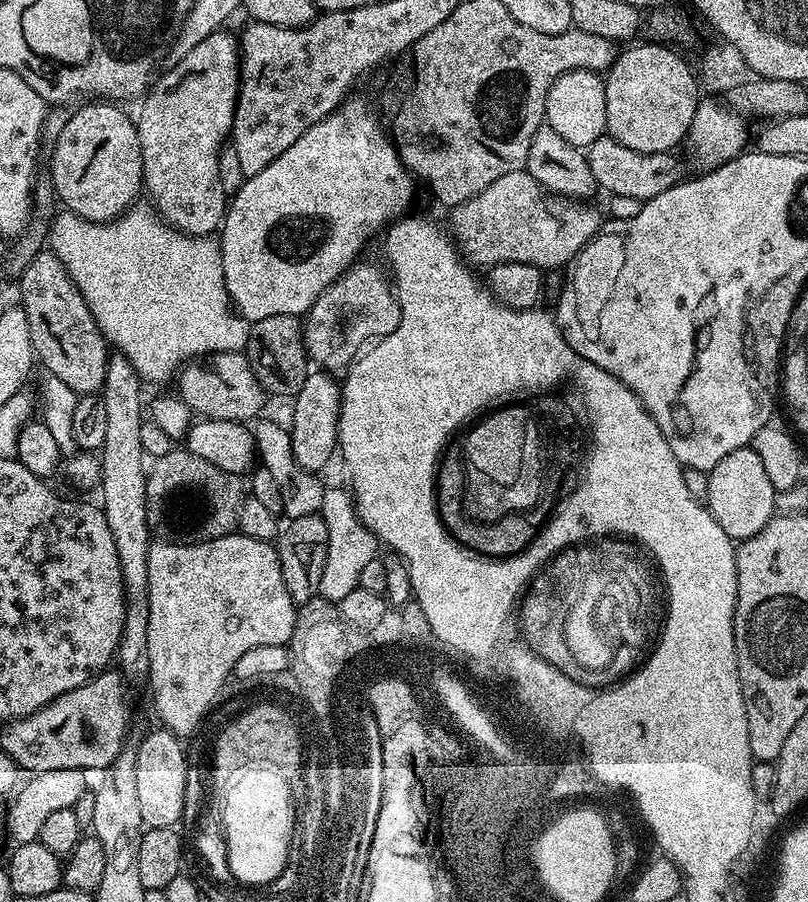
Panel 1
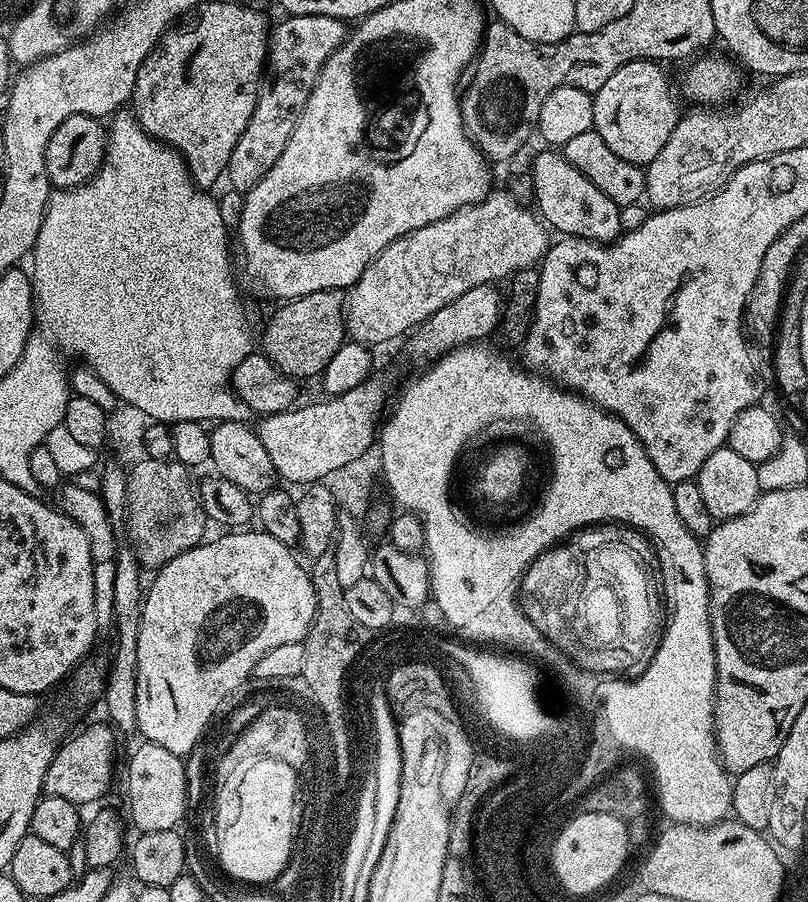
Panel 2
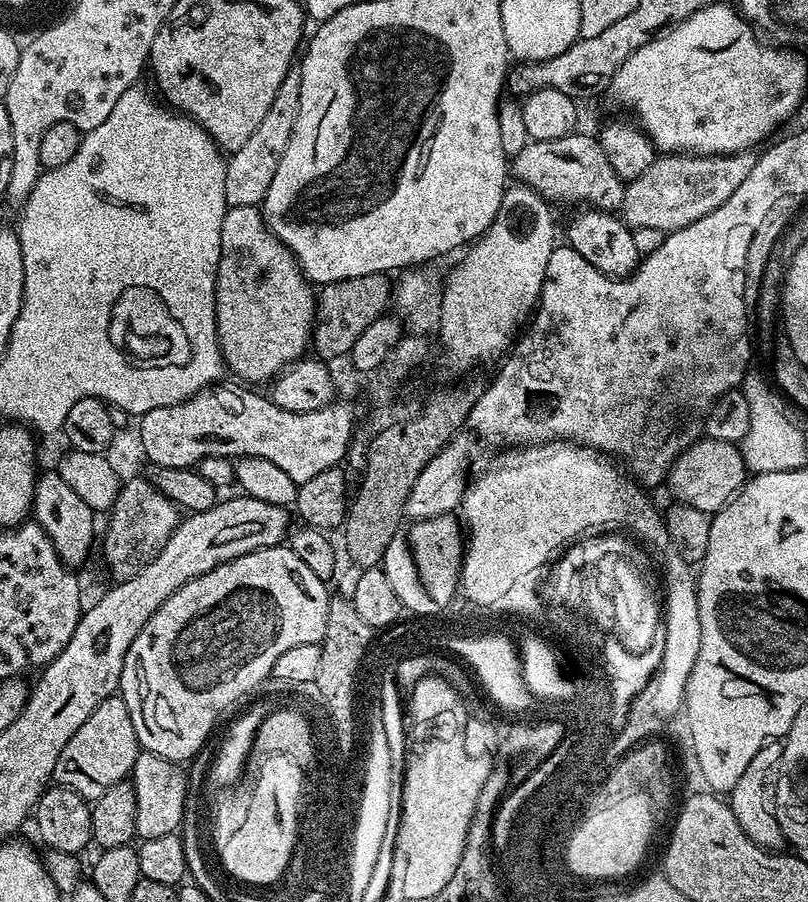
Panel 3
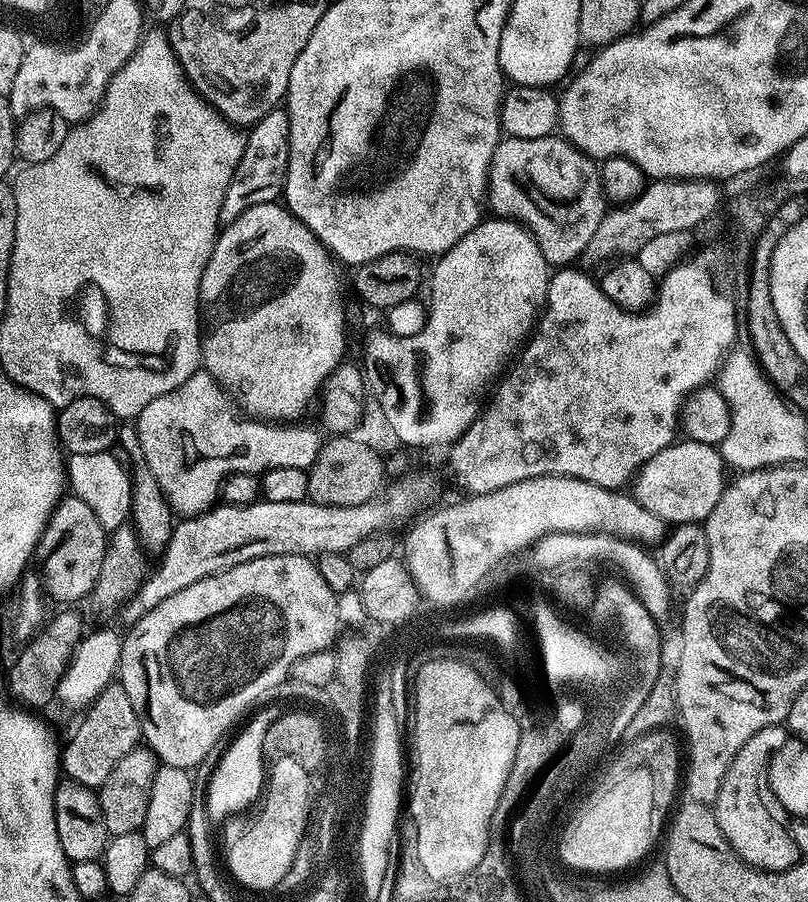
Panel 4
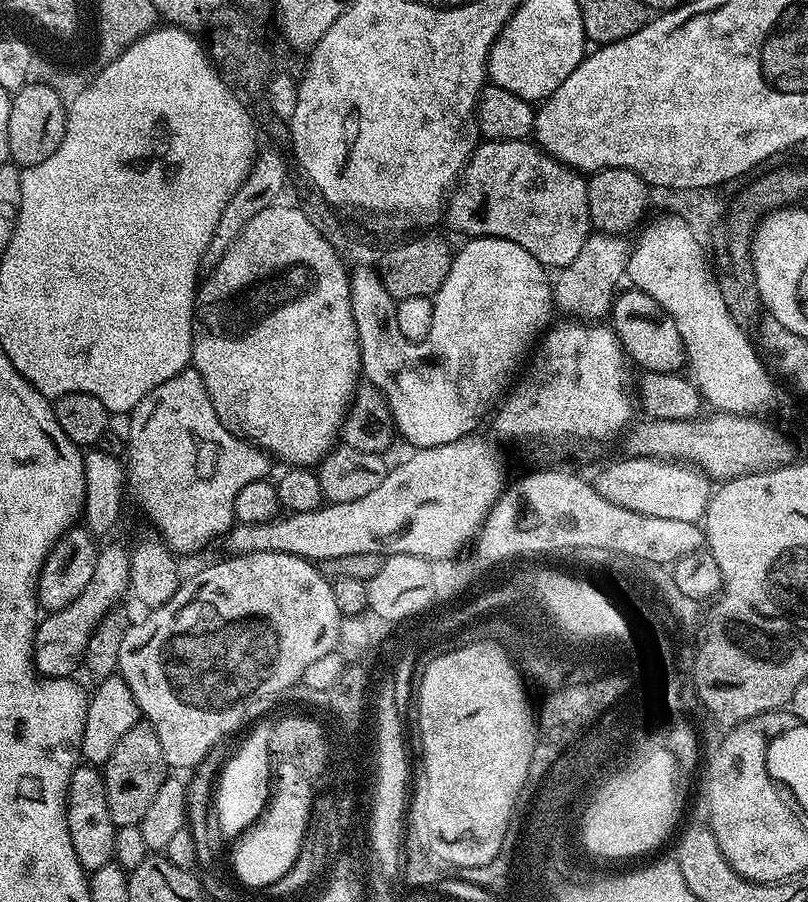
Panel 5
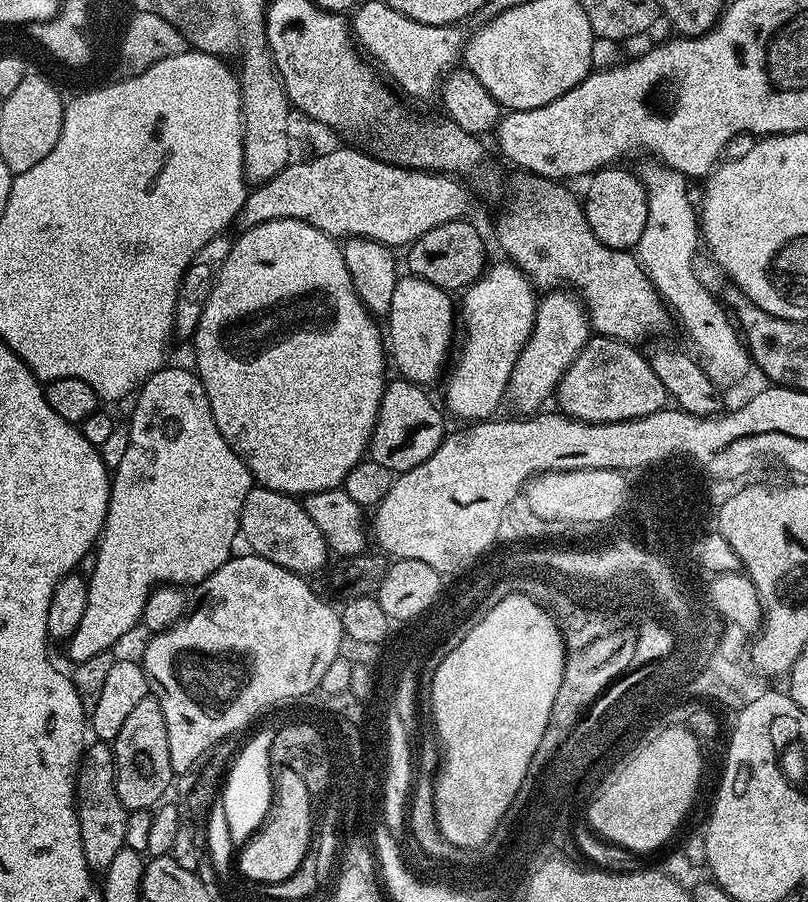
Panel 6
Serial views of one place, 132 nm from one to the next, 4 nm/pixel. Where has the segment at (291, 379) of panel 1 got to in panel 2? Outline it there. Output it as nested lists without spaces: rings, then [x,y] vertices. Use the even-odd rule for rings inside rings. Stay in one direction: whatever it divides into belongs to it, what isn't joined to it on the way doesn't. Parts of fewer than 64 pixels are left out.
[[[334,288],[281,303],[264,328],[264,355],[275,368],[297,381],[303,382],[307,376],[319,377],[330,358],[346,342],[345,303],[345,293]]]

